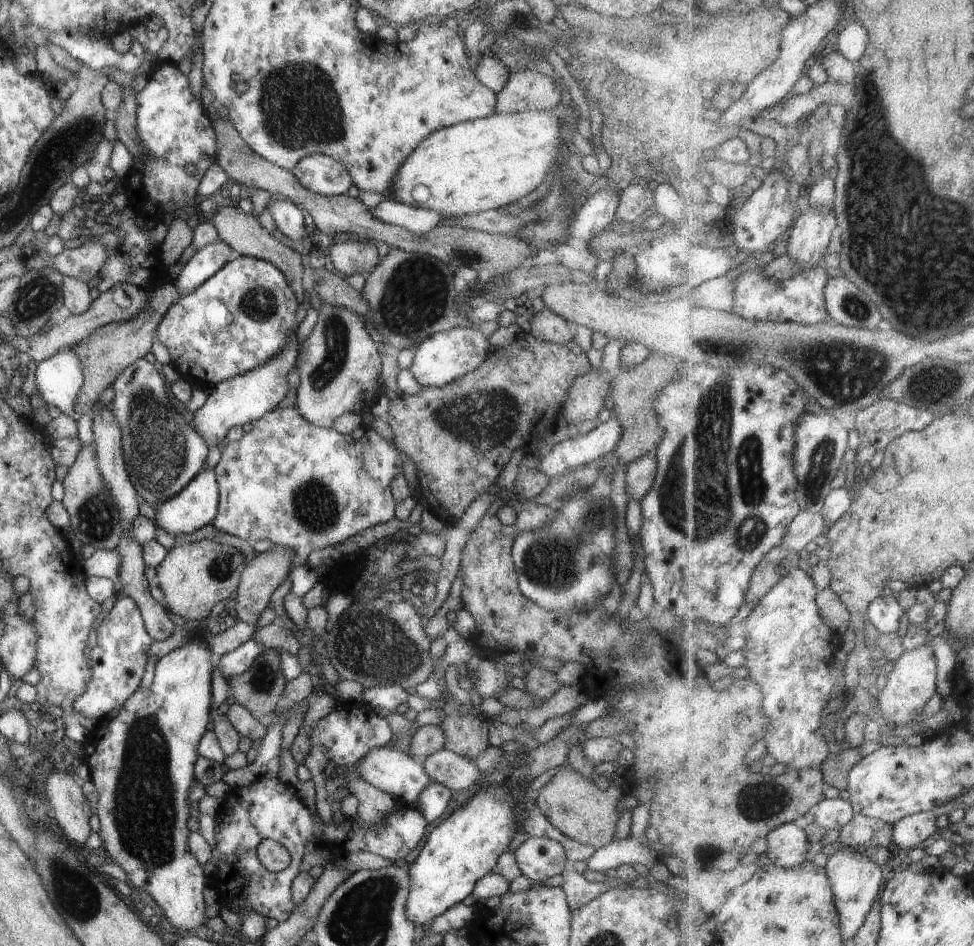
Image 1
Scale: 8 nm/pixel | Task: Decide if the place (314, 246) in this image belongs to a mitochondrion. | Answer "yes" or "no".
no

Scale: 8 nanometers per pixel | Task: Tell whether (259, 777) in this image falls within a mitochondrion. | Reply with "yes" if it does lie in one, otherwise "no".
no

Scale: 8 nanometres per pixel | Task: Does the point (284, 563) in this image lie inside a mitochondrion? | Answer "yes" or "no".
no

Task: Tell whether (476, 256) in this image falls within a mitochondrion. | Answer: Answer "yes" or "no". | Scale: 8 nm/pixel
yes

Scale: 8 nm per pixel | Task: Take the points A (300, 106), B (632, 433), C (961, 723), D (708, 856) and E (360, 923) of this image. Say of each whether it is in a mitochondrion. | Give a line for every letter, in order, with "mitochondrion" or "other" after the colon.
A: mitochondrion
B: other
C: other
D: other
E: mitochondrion

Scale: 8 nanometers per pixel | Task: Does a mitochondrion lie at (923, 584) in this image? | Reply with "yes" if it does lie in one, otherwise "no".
no

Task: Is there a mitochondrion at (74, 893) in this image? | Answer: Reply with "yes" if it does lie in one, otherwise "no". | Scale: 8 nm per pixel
yes

